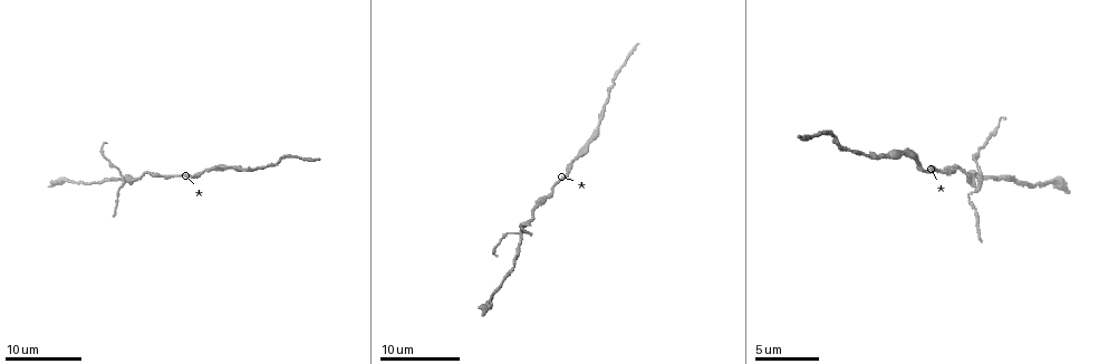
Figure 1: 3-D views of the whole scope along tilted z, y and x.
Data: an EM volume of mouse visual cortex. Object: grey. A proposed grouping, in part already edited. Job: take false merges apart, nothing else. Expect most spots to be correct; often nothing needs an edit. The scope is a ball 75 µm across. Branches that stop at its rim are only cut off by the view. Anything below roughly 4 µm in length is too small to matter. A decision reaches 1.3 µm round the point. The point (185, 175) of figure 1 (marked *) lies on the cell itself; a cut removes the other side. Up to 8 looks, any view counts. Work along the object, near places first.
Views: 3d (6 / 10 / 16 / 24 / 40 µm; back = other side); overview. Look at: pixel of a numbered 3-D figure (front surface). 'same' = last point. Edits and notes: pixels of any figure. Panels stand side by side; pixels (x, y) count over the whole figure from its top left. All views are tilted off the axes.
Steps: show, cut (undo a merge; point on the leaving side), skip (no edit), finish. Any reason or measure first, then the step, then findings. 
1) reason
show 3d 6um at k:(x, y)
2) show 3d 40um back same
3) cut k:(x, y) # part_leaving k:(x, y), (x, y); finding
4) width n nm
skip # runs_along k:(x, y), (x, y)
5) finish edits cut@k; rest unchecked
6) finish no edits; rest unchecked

sudden change in width
show 3d 10um at 1:(149, 173)

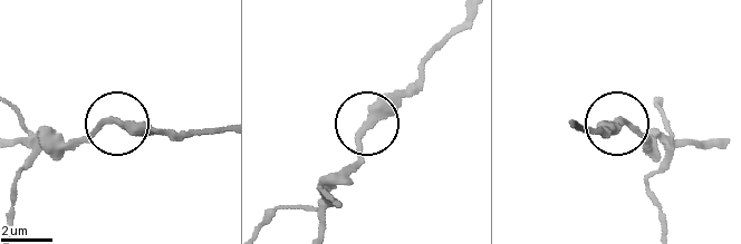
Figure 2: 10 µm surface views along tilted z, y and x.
from behind
show 3d 10um back at 2:(122, 123)

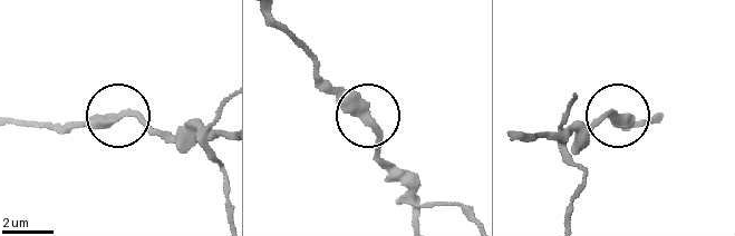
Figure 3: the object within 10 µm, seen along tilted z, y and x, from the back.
width 350 nm
skip # runs_along 3:(11, 123), (94, 125), (123, 112), (187, 134); one cell here

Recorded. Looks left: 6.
four arms meet
show 3d 10um at 1:(518, 233)

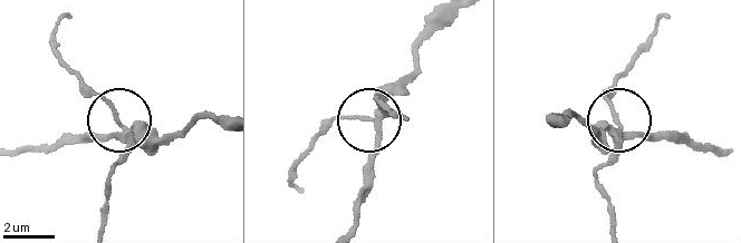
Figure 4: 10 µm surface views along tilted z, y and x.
cut 4:(109, 106) # part_leaving 4:(127, 135), (57, 49), (56, 30), (68, 15); a second cell is stuck on

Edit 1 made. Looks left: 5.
show overview

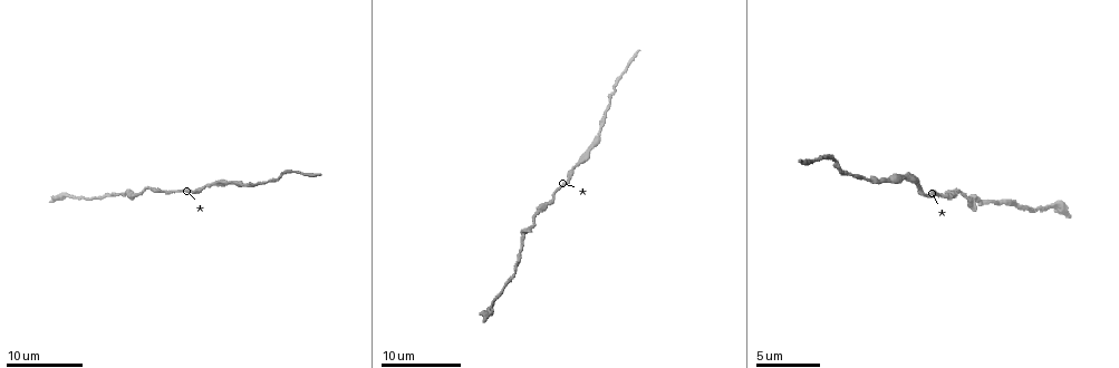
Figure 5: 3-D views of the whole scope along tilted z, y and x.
calibre changes
show 3d 10um at 5:(1053, 204)

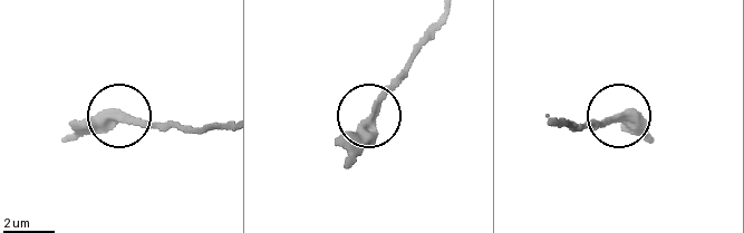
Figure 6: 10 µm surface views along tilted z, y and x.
show 3d 10um back at 6:(618, 115)

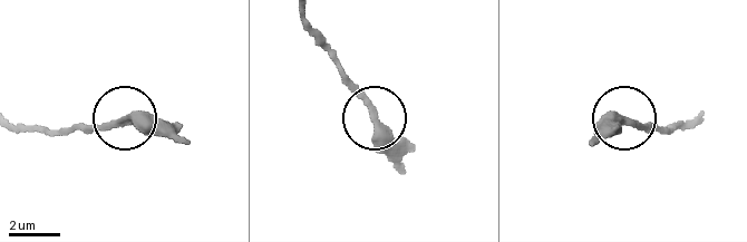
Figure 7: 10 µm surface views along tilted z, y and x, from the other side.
skip # runs_along 7:(304, 15), (346, 84), (403, 156); all the same cell

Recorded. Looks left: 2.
calibre changes
show 3d 6um at 5:(886, 179)

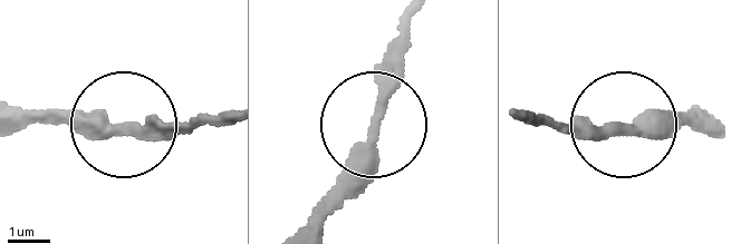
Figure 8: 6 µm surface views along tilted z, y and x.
width 300 nm
skip # continuous, no second cell

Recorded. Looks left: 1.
finish edits cut@4; rest unchecked

